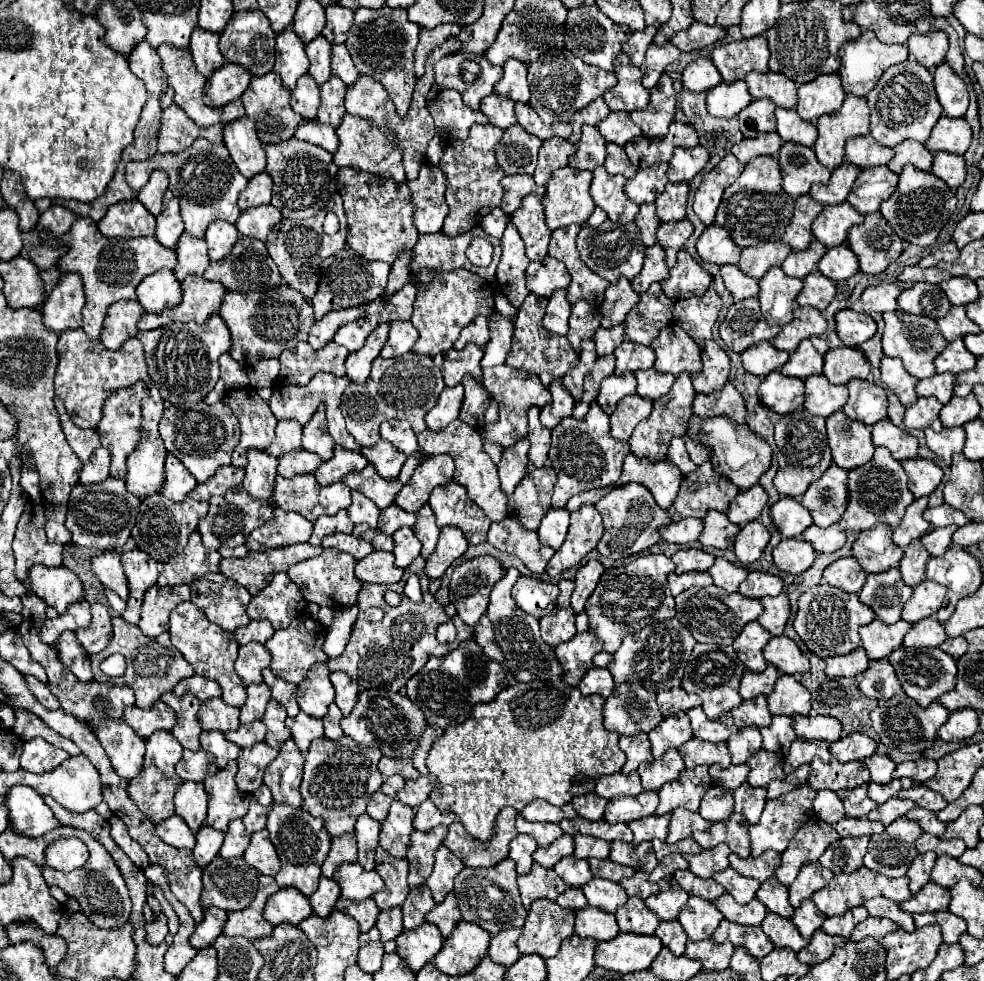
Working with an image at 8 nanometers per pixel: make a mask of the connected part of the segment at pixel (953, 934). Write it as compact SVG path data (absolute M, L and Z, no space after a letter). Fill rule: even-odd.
M924 912L924 914L914 914L914 924L916 928L928 926L928 924L938 924L942 928L944 942L956 944L960 934L966 932L966 922L960 916L954 916L952 912Z

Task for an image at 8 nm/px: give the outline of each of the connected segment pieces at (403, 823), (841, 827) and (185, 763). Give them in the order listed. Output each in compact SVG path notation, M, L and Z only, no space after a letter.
M398 800L392 802L390 812L386 820L382 822L380 832L380 846L394 858L404 858L410 844L410 834L414 830L412 826L414 810Z
M850 816L840 820L834 828L840 836L856 836L856 838L872 836L872 834L878 834L884 830L884 826L880 822L870 822L868 818L850 818Z
M184 750L182 760L176 764L176 774L182 780L194 780L194 782L202 782L206 776L214 774L216 770L218 766L214 756L204 750L198 750L198 752Z

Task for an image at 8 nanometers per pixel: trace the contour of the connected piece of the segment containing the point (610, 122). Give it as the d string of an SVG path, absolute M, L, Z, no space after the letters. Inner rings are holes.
M610 112L598 124L598 130L606 138L606 142L614 142L618 146L624 146L626 142L642 134L642 130L630 120L628 112Z

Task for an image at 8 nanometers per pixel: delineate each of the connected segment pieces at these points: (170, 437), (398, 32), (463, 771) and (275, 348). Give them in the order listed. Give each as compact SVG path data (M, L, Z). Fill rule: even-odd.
M168 404L160 420L160 438L164 448L174 454L194 474L198 482L208 480L218 466L230 464L230 452L238 444L240 426L234 412L224 404Z
M384 4L382 8L376 8L376 10L370 10L370 8L356 10L356 16L346 40L346 48L354 60L356 70L360 74L372 76L386 88L388 96L396 106L398 116L404 116L408 112L414 84L416 84L414 48L418 44L418 32L420 32L420 26L408 20L406 10L388 8Z
M534 680L508 686L492 702L476 704L468 720L448 726L442 738L432 746L426 766L430 774L438 778L438 786L434 794L430 794L430 800L438 808L454 812L468 834L478 840L488 840L494 820L504 806L512 806L520 812L536 798L564 806L574 796L594 792L594 784L600 776L620 772L626 762L624 752L618 748L620 734L608 732L602 724L602 708L602 696L584 696L576 686L564 680Z
M286 284L272 288L272 292L256 292L256 296L228 290L218 314L232 332L230 356L244 368L254 366L264 358L278 358L284 350L294 348L298 342L308 342L308 332L314 324L312 306L304 300L304 296L300 296L300 292ZM276 336L282 336L284 340Z

